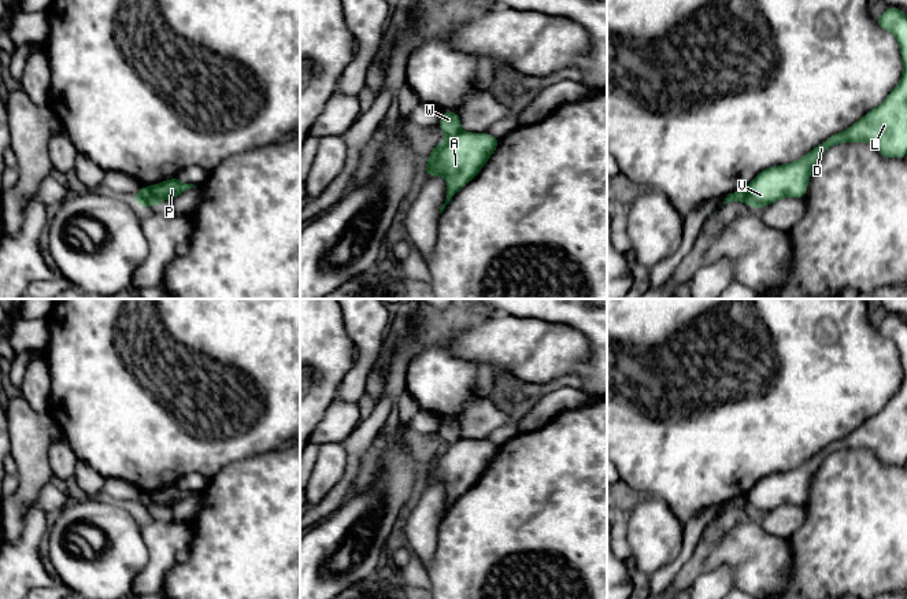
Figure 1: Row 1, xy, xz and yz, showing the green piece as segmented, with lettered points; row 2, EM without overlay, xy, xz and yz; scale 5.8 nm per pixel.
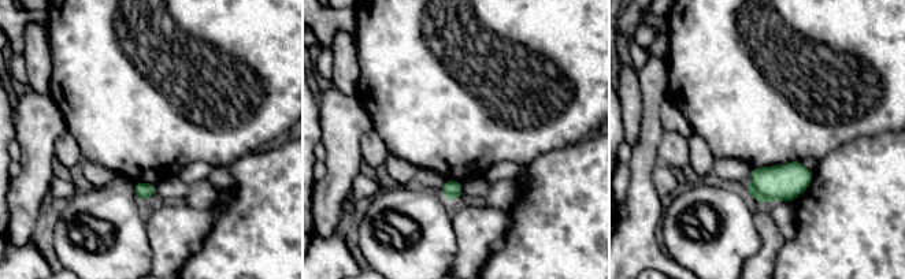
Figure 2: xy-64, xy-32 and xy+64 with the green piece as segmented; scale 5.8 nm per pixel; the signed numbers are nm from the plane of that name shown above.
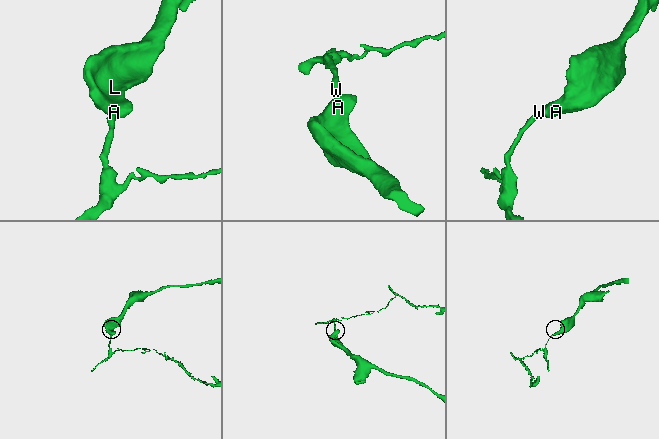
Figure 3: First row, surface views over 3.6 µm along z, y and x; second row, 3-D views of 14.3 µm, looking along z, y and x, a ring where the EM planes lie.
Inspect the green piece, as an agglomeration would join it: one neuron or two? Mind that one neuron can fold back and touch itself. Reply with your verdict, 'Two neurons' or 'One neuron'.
Two neurons

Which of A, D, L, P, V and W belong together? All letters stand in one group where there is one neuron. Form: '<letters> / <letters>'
A D L P V / W

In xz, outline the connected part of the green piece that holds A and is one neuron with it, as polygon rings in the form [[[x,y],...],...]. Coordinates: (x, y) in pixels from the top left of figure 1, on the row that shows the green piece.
[[[460,130],[456,136],[447,137],[444,143],[432,148],[423,175],[434,174],[447,180],[447,200],[440,214],[456,192],[478,175],[499,141],[500,138],[485,132]]]

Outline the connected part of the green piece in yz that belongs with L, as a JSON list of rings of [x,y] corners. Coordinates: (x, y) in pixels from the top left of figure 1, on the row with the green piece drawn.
[[[888,7],[877,25],[897,40],[903,60],[899,84],[885,100],[847,130],[833,134],[800,159],[769,167],[745,188],[749,207],[758,210],[784,197],[804,197],[811,171],[830,147],[841,143],[870,143],[882,158],[904,158],[907,154],[907,14]]]

